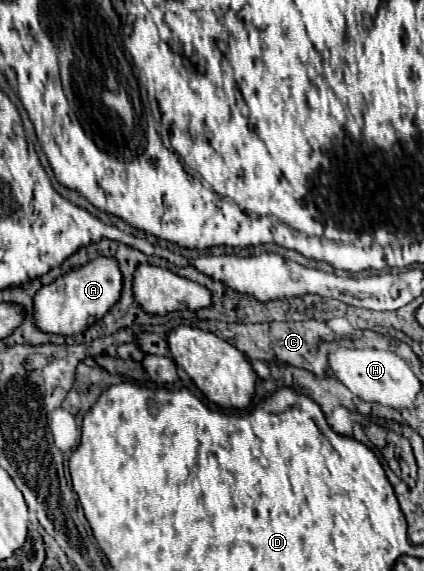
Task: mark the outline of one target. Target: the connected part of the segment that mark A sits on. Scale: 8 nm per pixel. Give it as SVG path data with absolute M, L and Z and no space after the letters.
M98 256L96 260L88 262L86 266L72 270L64 276L60 276L58 280L54 280L48 286L42 286L36 296L34 296L34 324L40 332L46 334L60 334L60 336L72 336L78 332L88 330L94 322L102 320L102 316L116 304L118 296L122 290L122 272L118 272L118 264L114 264L114 260L106 258L106 256Z

